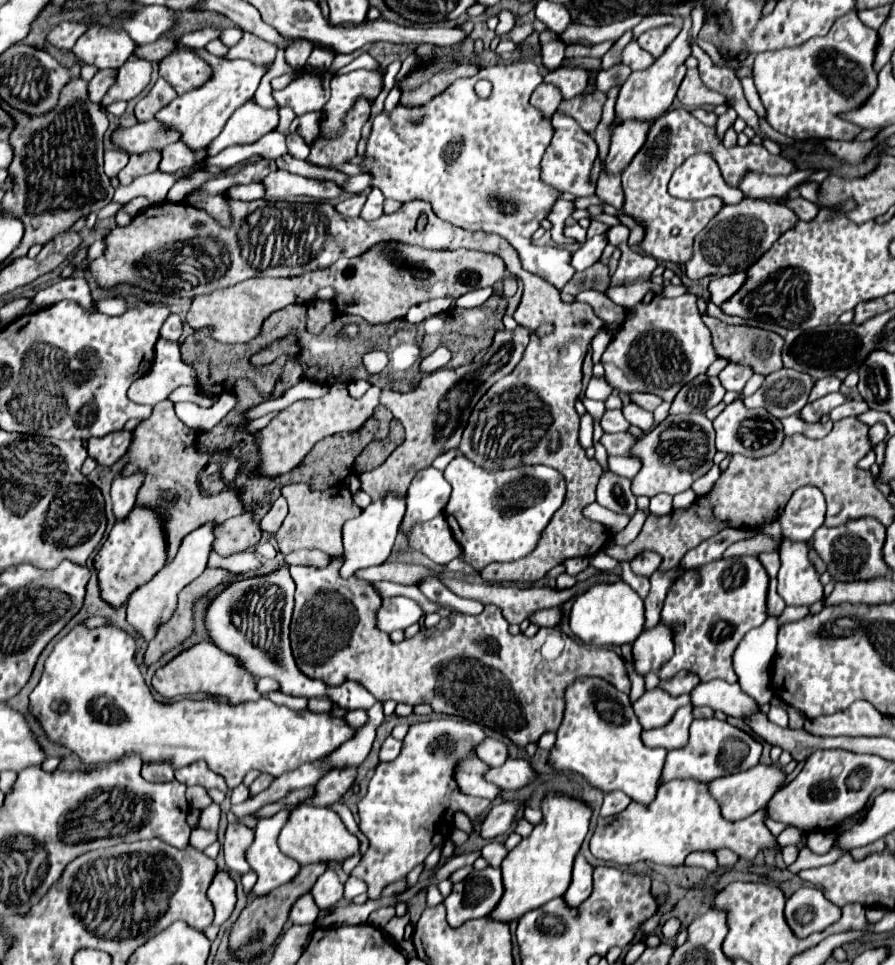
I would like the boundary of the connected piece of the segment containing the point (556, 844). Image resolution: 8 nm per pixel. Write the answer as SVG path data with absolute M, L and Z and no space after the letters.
M549 794L543 802L543 822L535 826L529 838L523 838L503 860L503 900L491 912L491 920L513 922L519 920L527 910L535 910L549 900L563 896L571 882L573 860L581 848L581 842L589 830L591 808L585 802L563 794Z

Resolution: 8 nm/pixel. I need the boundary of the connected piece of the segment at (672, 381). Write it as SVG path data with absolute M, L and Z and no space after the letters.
M691 294L691 298L653 296L651 302L637 302L627 314L629 318L615 332L601 358L605 380L619 392L649 392L661 396L665 402L673 402L683 384L697 374L705 374L719 358L711 340L711 330L703 324L697 310L695 294Z

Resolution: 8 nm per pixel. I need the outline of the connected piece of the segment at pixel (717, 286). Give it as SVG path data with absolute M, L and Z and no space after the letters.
M735 272L735 274L729 274L729 276L719 276L719 278L713 278L709 282L709 294L711 294L711 302L713 304L723 304L727 298L731 298L739 288L741 284L745 282L745 272Z

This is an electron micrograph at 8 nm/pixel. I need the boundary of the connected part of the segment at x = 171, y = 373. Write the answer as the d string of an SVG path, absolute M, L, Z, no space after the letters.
M159 338L155 344L155 360L151 370L147 376L141 376L131 384L129 398L137 404L155 406L157 402L165 400L177 386L195 382L195 370L181 360L179 344Z

